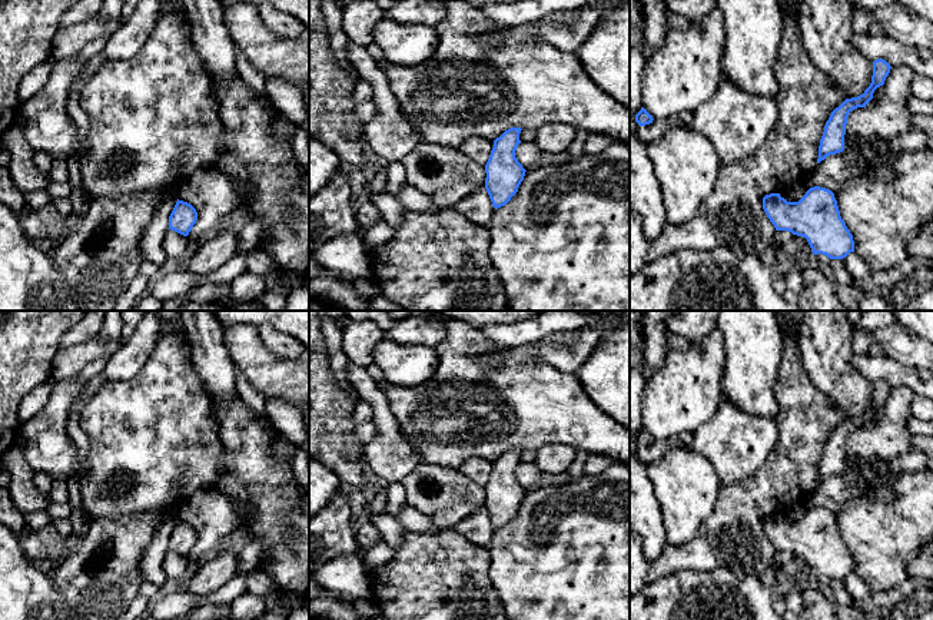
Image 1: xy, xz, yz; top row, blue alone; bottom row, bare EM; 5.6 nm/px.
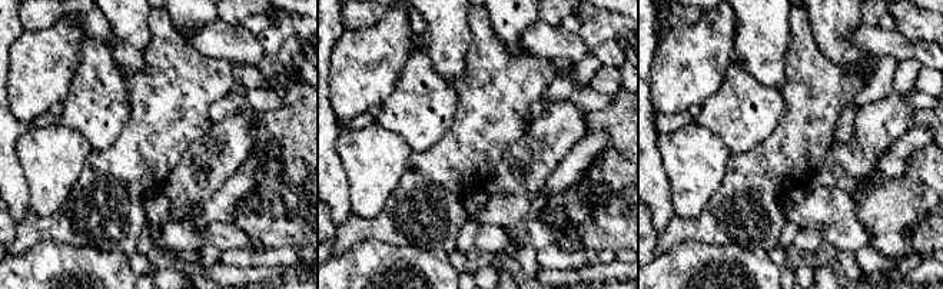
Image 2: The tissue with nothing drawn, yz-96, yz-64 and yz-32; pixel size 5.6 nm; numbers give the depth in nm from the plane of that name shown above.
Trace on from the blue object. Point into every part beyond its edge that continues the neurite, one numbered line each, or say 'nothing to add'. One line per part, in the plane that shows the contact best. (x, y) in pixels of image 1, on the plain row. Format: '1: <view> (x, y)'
nothing to add

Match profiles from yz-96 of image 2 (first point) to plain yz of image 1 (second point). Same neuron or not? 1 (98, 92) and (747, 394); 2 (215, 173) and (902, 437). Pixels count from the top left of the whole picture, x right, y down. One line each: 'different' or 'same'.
1: different
2: same

